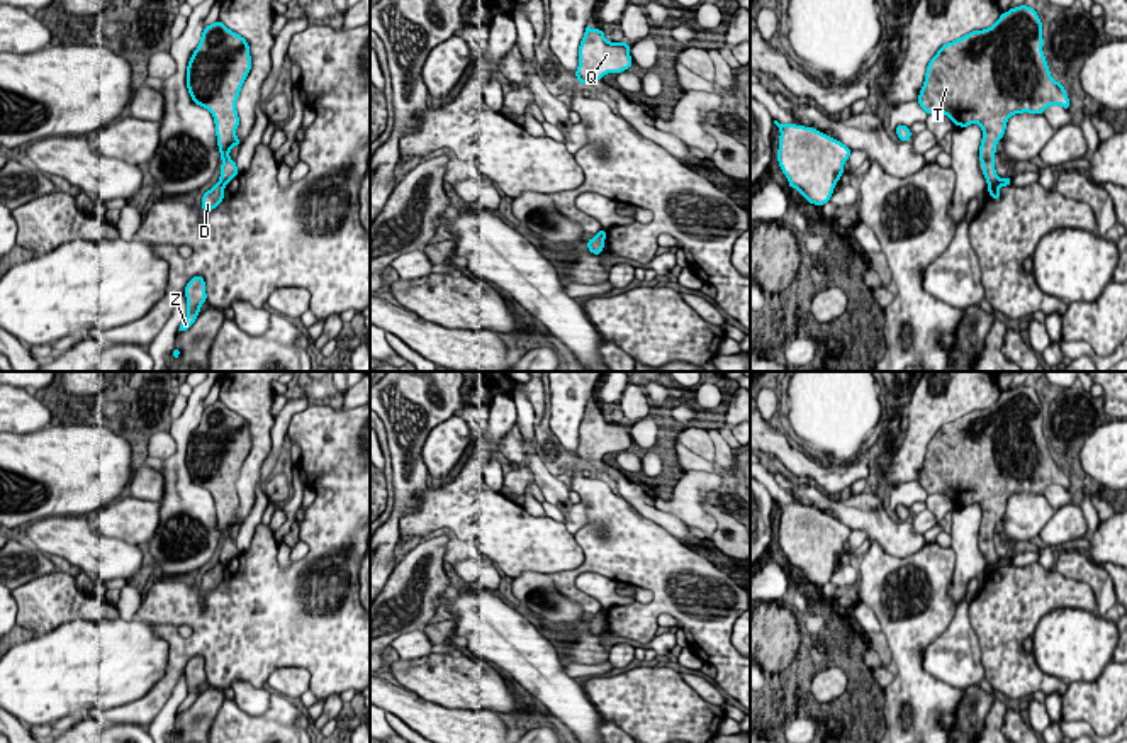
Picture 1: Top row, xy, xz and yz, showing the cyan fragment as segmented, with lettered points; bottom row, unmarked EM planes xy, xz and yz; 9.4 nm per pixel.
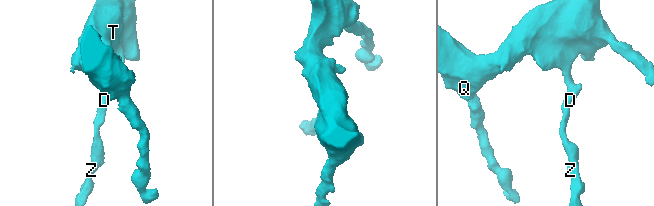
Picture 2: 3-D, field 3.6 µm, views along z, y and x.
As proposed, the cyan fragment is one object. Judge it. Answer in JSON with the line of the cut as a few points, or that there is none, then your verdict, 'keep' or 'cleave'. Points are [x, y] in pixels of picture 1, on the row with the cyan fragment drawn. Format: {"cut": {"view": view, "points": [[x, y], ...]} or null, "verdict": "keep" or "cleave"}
{"cut": {"view": "yz", "points": [[1000, 180], [988, 187]]}, "verdict": "cleave"}

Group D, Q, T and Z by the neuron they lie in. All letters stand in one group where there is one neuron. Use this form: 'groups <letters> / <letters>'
groups D Z / Q T

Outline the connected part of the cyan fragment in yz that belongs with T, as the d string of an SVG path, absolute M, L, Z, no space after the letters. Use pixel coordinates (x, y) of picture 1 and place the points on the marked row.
M1020 5L1003 12L991 27L973 31L944 44L927 66L918 105L928 115L945 114L954 126L981 126L979 163L988 187L1000 182L995 170L995 153L1013 114L1042 115L1049 105L1061 105L1069 110L1066 88L1051 76L1042 46L1042 22L1037 12Z

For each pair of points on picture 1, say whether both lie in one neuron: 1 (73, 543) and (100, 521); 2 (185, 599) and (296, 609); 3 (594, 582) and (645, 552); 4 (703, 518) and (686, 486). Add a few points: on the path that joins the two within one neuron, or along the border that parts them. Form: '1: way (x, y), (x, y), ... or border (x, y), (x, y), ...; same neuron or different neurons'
1: border (84, 516), (95, 531), (129, 543); different neurons
2: way (211, 616), (269, 616); same neuron
3: border (581, 572), (576, 586), (603, 608); different neurons
4: way (695, 509), (689, 494); same neuron

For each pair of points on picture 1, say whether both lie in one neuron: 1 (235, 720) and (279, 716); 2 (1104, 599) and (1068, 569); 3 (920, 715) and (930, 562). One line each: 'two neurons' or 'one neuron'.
1: one neuron
2: one neuron
3: one neuron

